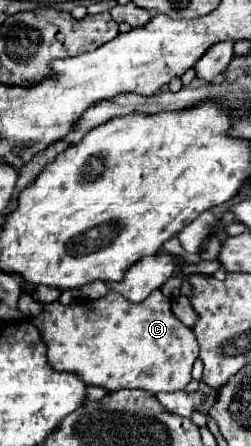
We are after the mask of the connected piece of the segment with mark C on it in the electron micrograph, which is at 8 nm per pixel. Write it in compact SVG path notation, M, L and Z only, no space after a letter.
M154 290L146 300L134 304L118 292L108 292L104 298L92 302L44 306L44 312L34 318L42 338L48 344L48 362L56 370L76 372L90 386L104 386L108 392L120 388L144 388L148 392L176 392L184 390L192 380L192 364L200 354L198 340L190 326L184 326L172 312L172 302L160 290Z

